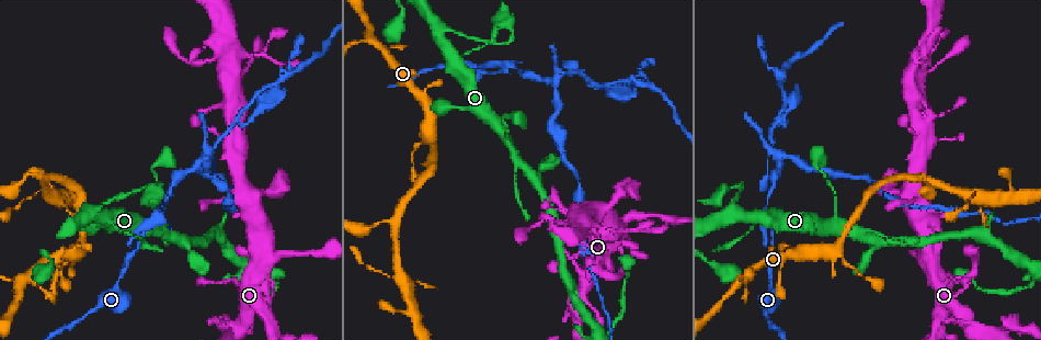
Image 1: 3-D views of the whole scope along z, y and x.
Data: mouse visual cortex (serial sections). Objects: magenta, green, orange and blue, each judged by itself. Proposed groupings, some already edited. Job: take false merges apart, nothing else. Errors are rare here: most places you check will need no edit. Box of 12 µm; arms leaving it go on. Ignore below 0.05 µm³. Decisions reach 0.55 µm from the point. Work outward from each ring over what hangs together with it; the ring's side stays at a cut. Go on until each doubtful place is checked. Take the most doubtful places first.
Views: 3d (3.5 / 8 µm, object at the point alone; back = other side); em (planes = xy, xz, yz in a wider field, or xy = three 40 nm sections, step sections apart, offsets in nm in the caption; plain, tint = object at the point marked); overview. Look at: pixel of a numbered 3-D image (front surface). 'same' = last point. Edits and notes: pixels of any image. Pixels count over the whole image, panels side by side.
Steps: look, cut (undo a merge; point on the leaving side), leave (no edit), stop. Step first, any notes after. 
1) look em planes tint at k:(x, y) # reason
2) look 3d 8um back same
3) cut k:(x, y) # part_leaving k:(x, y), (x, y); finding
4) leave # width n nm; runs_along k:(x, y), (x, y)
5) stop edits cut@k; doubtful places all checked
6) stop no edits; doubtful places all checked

look 3d 3.5um back at 1:(502, 68) # abrupt turn

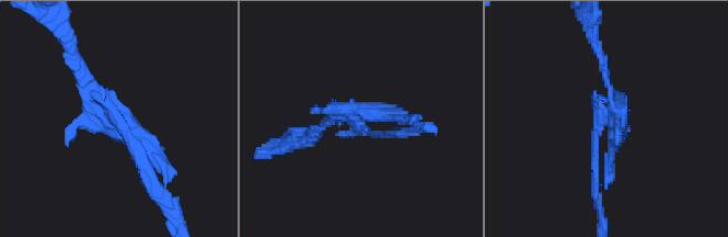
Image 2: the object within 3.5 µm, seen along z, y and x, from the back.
look em xy step 2 tint at 2:(119, 128) # now the EM

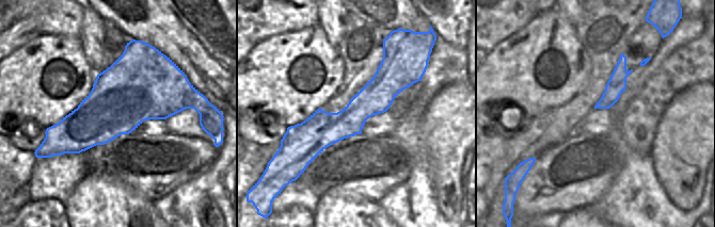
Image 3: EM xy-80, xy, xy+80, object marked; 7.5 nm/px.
leave # runs_along 3:(417, 78), (290, 138); all the same cell

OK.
look 3d 3.5um at 1:(50, 194) # three-way junction

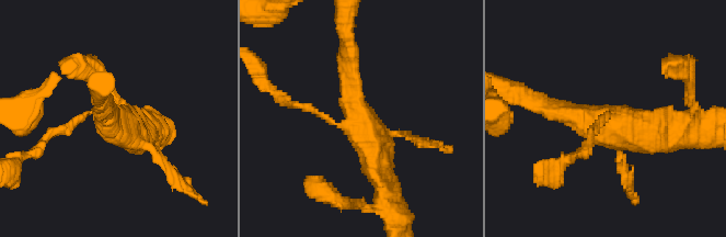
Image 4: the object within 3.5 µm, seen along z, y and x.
look em xy step 2 tint at 4:(361, 122) # need the tissue

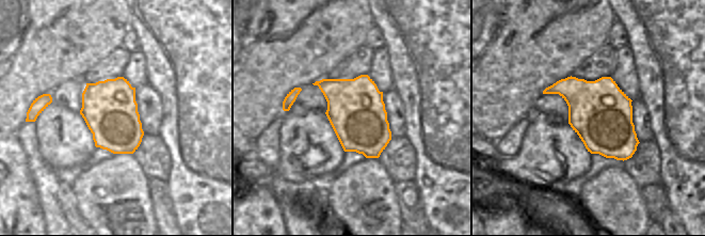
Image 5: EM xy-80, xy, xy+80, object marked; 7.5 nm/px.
leave # runs_along 4:(346, 57), (353, 108), (383, 183); all the same cell

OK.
look 3d 3.5um back at 1:(205, 160)

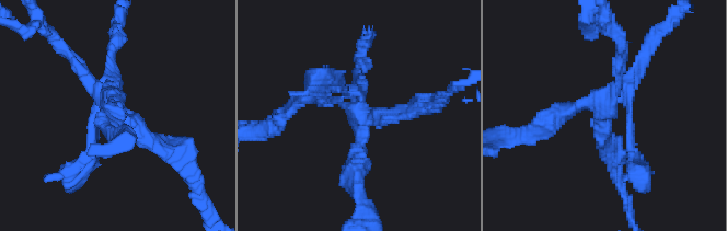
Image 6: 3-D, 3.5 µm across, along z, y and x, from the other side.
cut 6:(94, 141) # a second cell is stuck on

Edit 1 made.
look overview

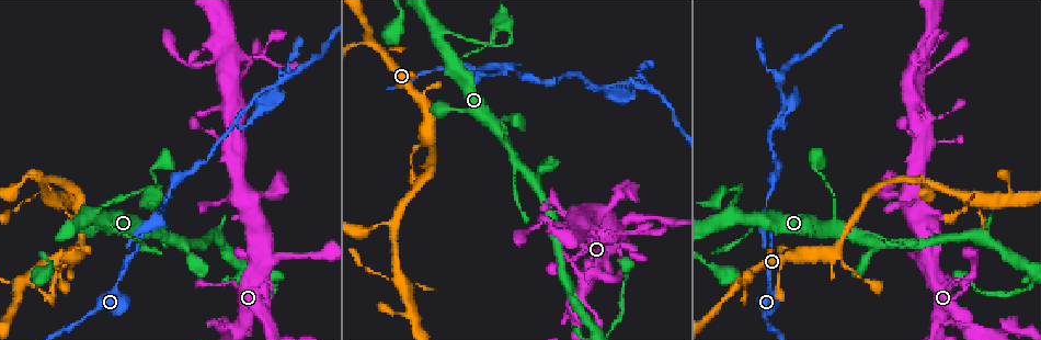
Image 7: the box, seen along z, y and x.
look 3d 3.5um back at 7:(779, 123)

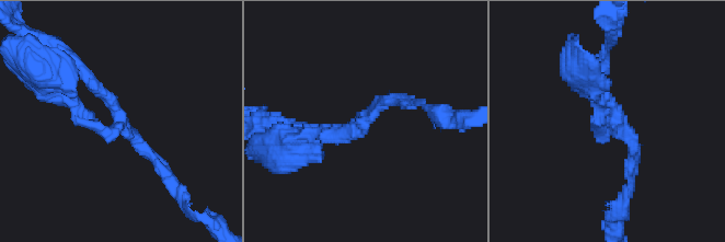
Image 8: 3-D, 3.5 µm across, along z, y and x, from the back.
look em xy step 2 tint at 8:(617, 128) # arms 3; arm_widths 150, 150, 200 nm

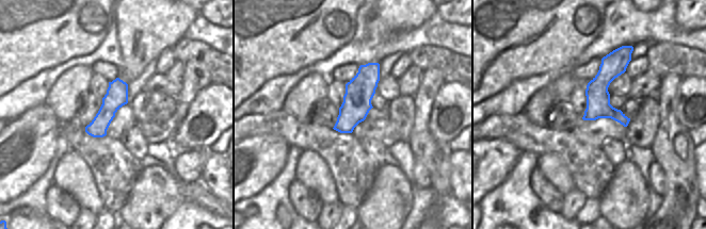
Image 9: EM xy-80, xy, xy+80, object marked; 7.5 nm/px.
leave # runs_along 9:(622, 51), (586, 117); continuous, no second cell

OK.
look em planes tint at 7:(641, 87) # abrupt turn

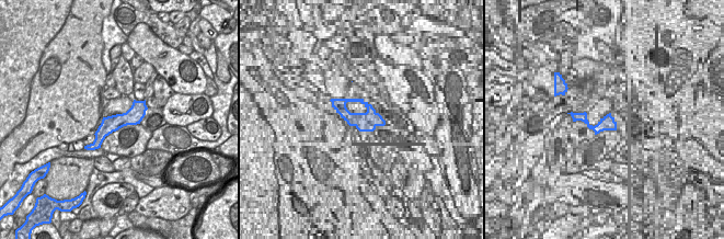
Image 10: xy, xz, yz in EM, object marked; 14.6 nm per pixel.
look 3d 3.5um same # see where the arms go

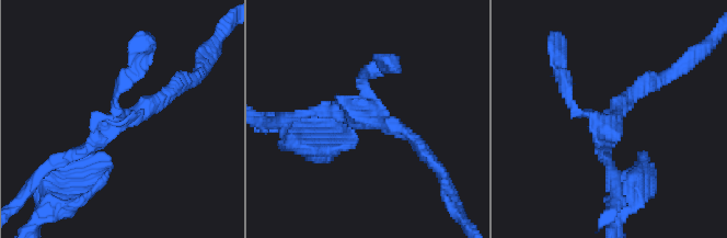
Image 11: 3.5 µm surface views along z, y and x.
leave # one cell here

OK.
look 3d 8um at 7:(254, 58) # a fork

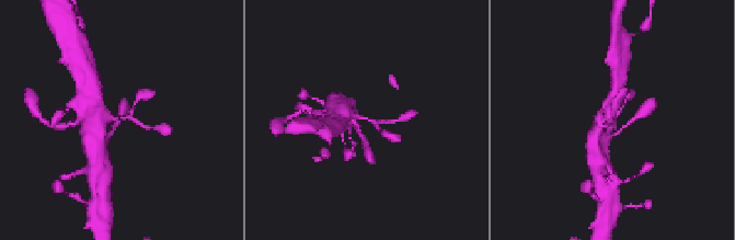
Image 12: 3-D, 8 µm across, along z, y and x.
look em xy step 1 tint at 12:(612, 120) # now the EM

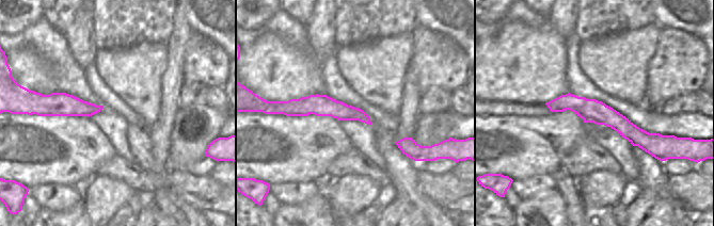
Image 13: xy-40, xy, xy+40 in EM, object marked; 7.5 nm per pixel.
leave # runs_along 13:(550, 105), (578, 105), (660, 142); one cell here

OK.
look 3d 3.5um at 7:(375, 43) # two arms in line, one across

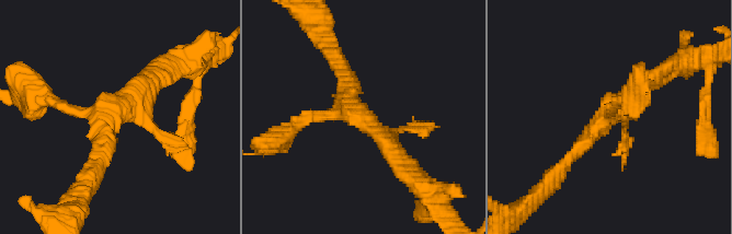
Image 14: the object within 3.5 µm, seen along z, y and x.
look em xy step 1 tint at 14:(361, 116)

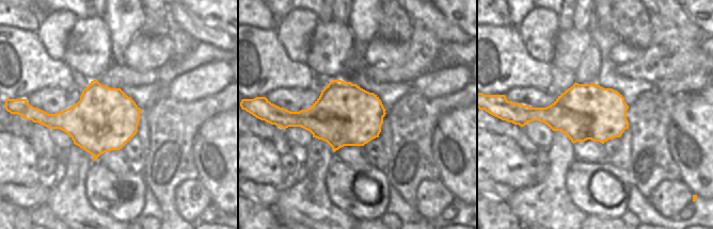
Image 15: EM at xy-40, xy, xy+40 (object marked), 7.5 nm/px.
look em xy step 2 tint same

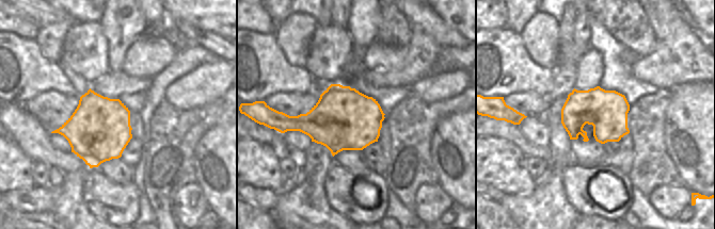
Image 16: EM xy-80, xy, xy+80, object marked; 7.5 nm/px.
leave # width 460 nm; runs_along 14:(659, 74), (641, 81), (563, 165); one cell here

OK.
stop edits cut@6; doubtful places all checked

